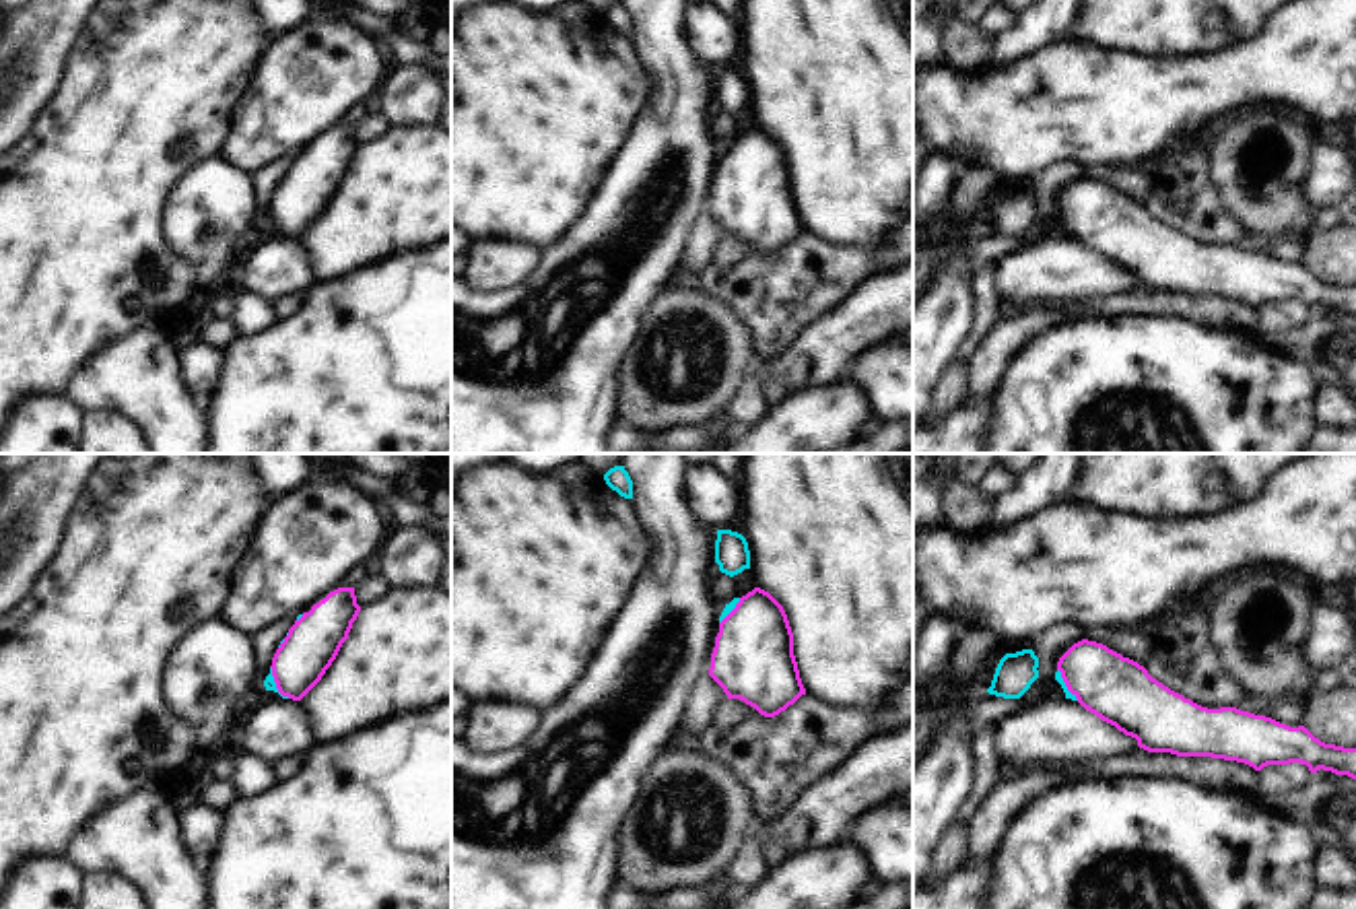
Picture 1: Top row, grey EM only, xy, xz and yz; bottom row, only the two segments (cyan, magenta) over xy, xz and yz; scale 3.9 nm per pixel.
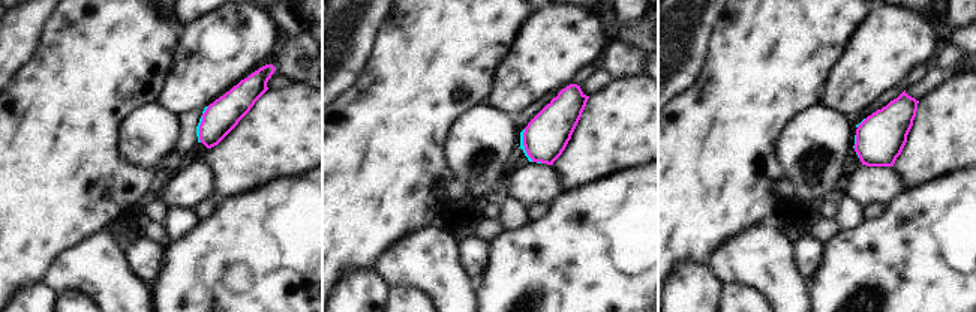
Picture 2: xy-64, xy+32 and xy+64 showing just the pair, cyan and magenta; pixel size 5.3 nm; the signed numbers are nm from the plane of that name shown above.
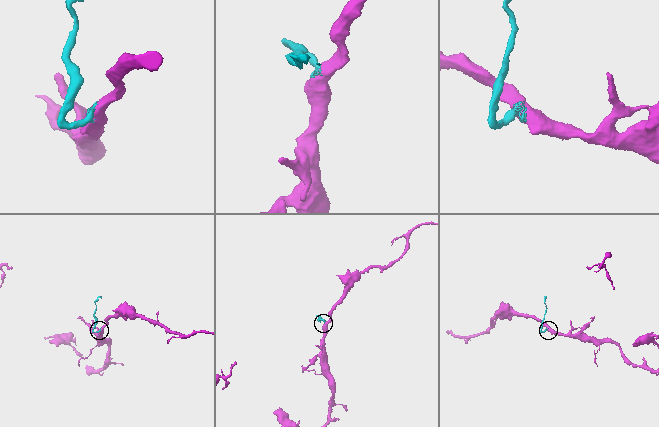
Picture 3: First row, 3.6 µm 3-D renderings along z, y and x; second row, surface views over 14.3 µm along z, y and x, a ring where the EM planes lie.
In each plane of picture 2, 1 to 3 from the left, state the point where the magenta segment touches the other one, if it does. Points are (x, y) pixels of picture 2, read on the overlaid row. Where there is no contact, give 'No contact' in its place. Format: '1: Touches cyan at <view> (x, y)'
1: Touches cyan at xy-64 (200, 123)
2: Touches cyan at xy+32 (523, 146)
3: Touches cyan at xy+64 (855, 141)

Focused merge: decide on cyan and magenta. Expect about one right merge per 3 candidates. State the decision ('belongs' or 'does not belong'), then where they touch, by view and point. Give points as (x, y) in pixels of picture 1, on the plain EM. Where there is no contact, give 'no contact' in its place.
belongs; meets cyan in xy at (275, 223)

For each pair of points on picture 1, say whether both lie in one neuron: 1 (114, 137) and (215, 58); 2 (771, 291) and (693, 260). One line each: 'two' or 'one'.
1: one
2: two

